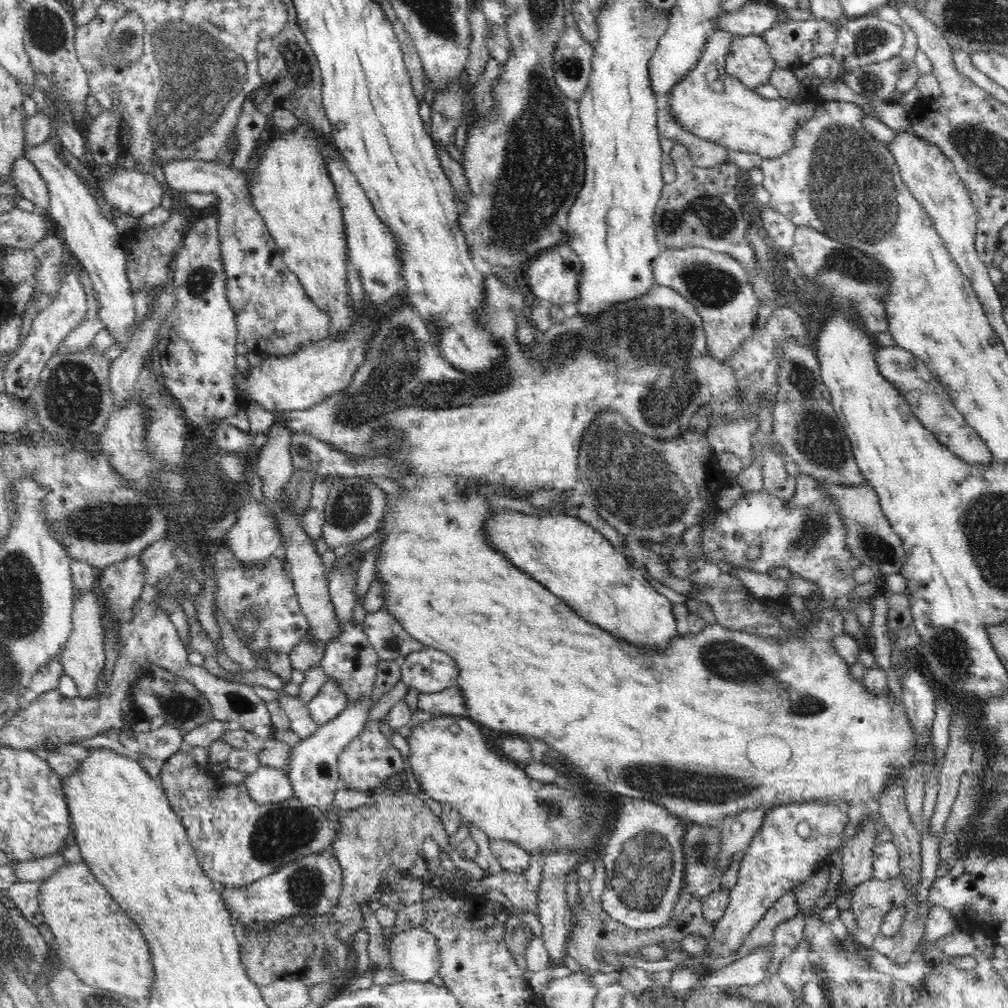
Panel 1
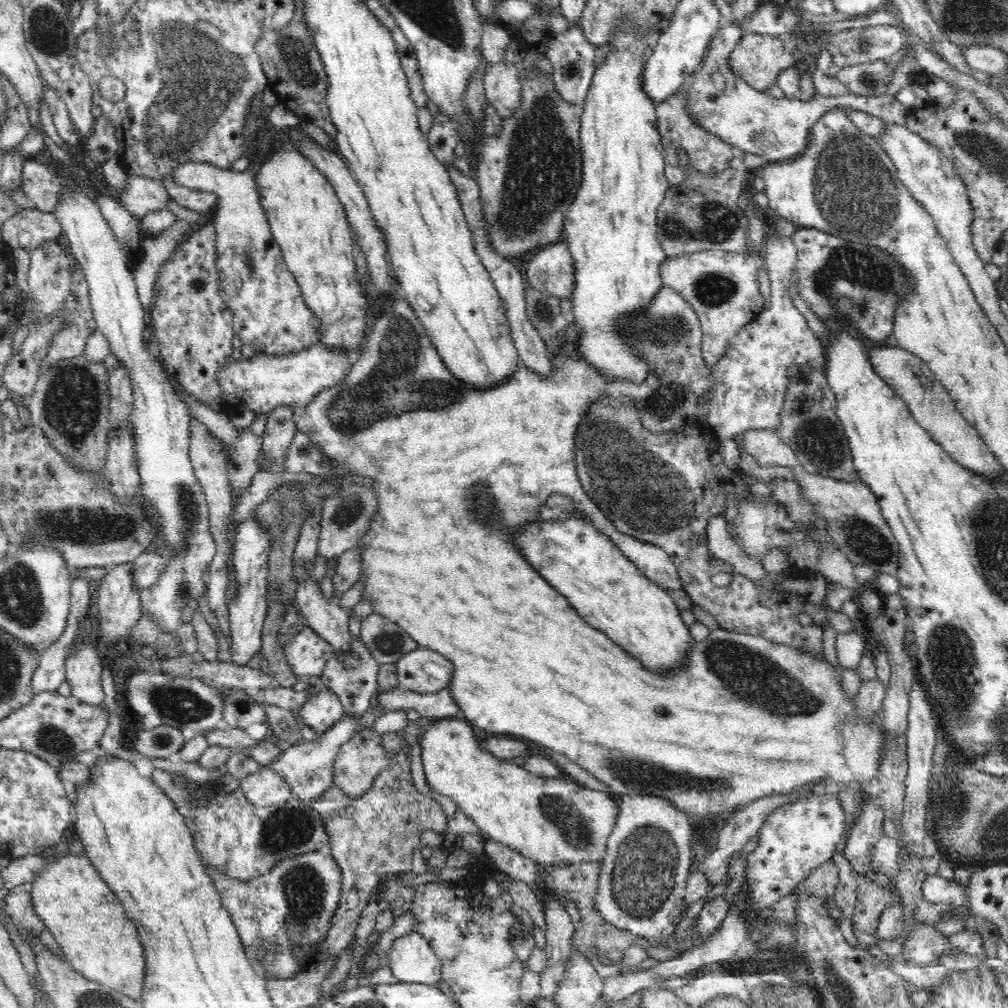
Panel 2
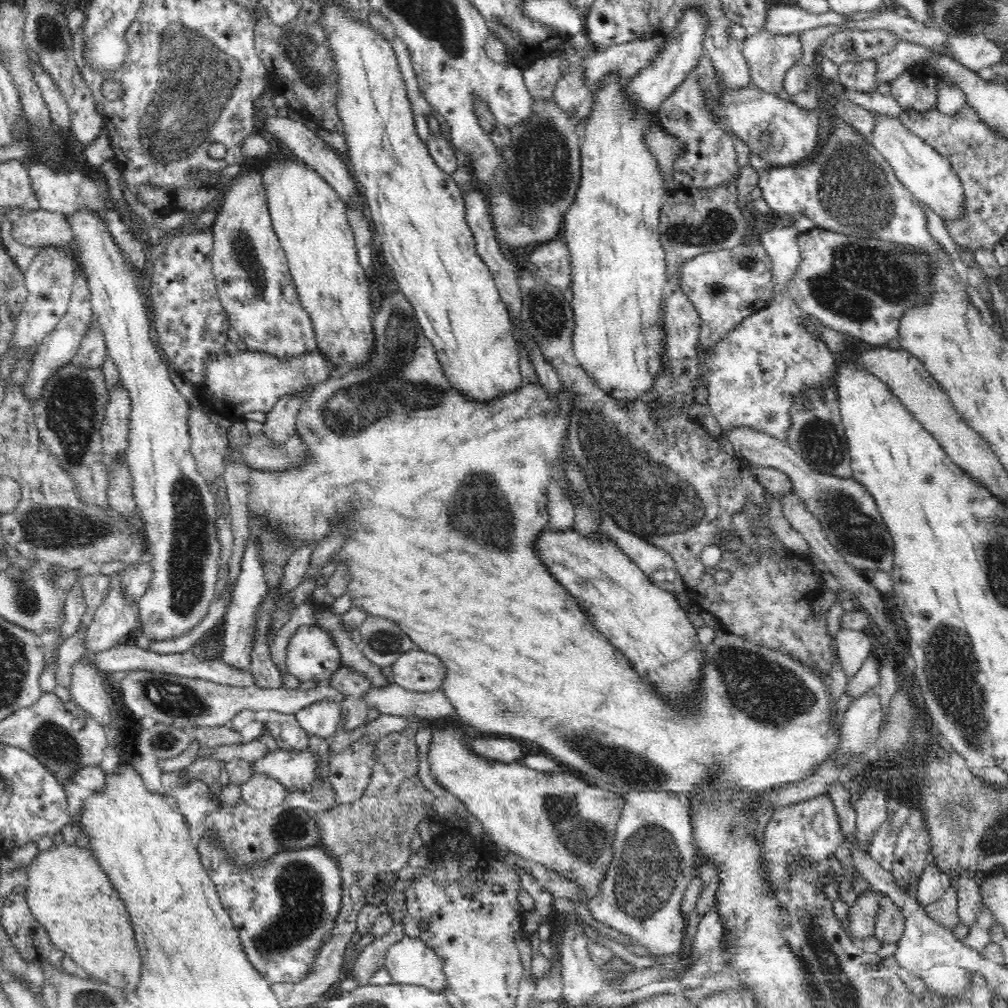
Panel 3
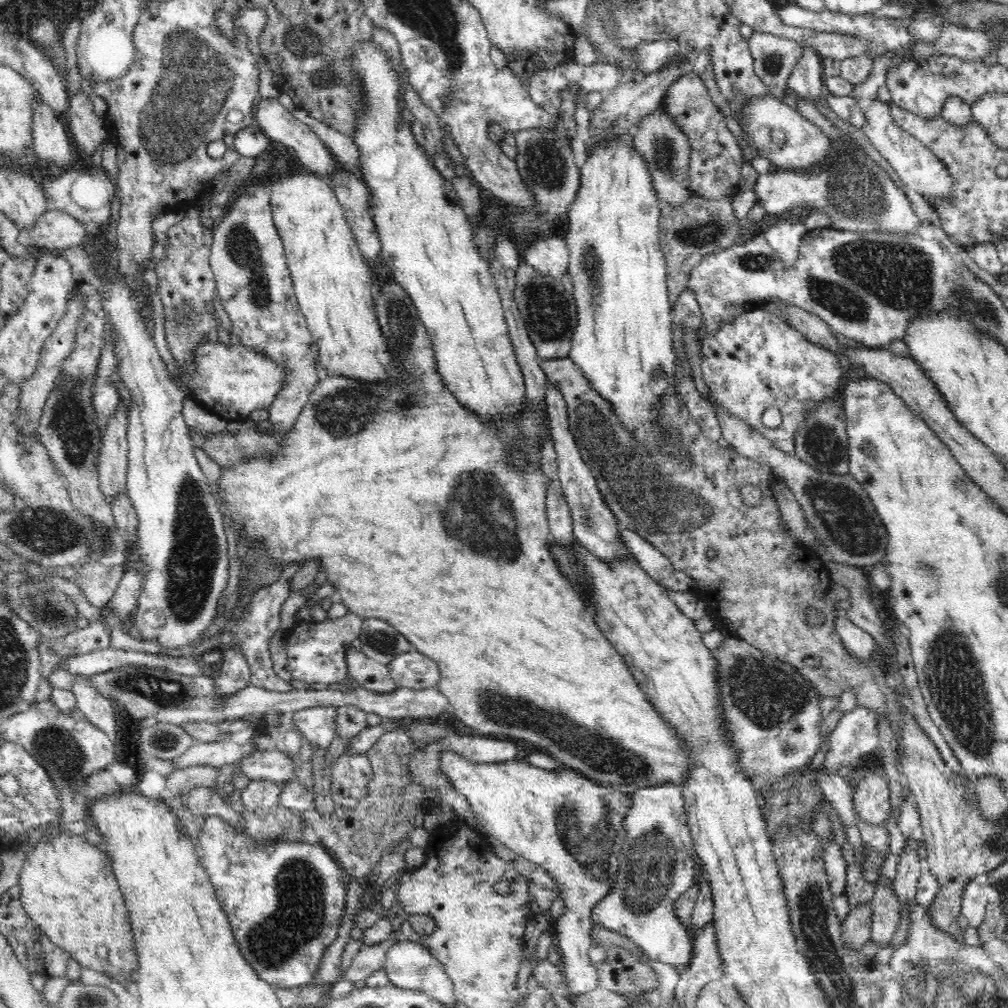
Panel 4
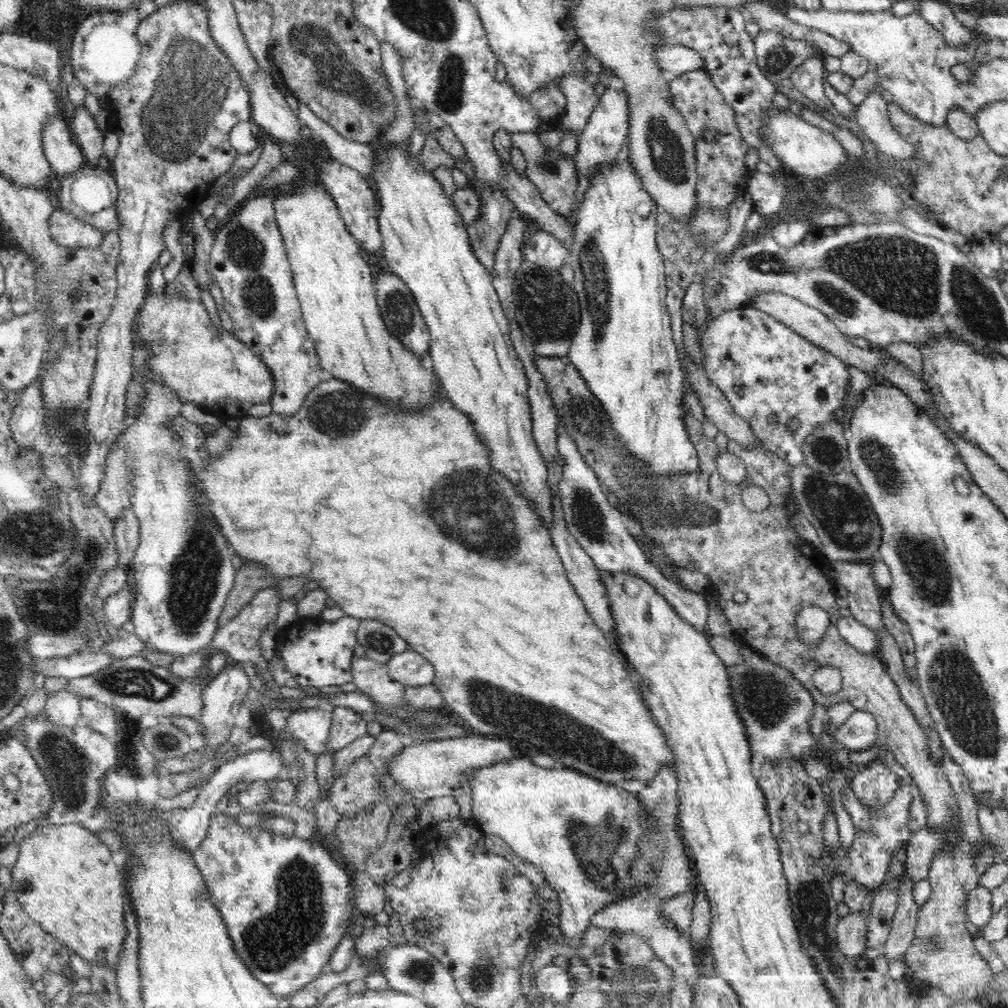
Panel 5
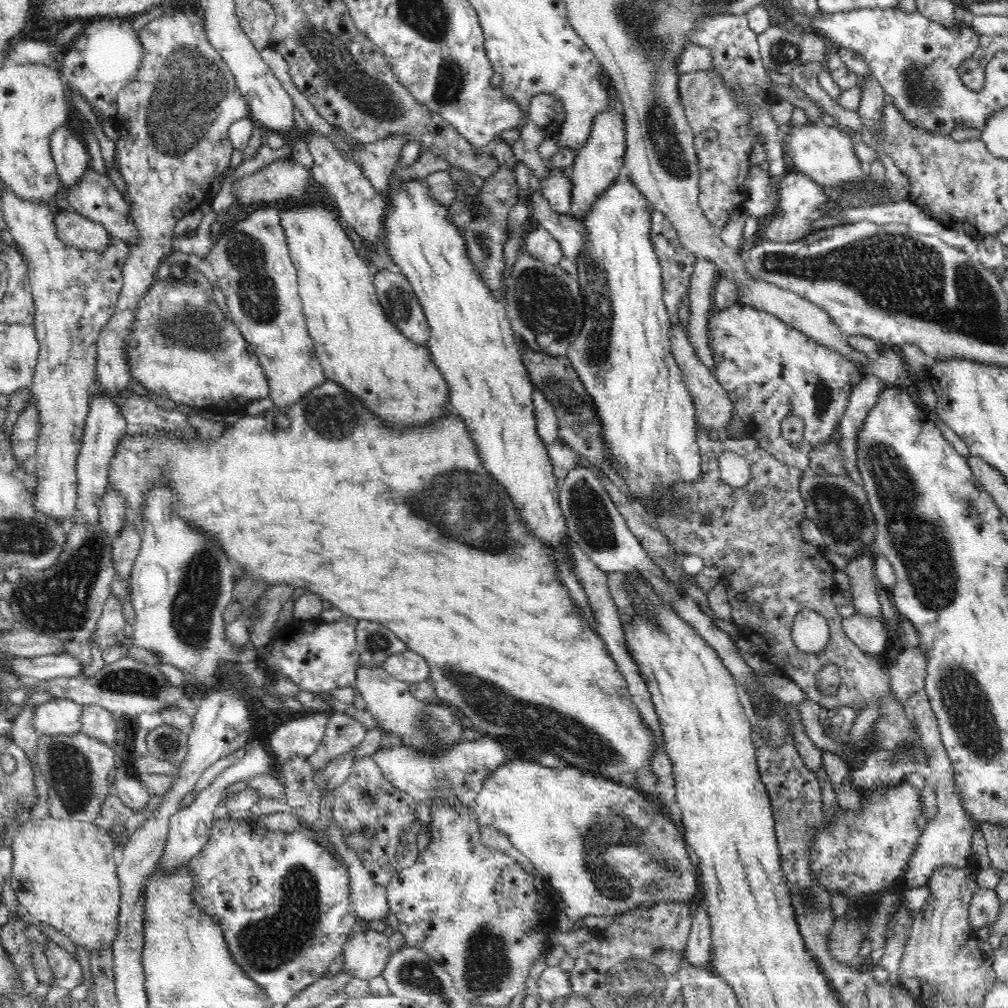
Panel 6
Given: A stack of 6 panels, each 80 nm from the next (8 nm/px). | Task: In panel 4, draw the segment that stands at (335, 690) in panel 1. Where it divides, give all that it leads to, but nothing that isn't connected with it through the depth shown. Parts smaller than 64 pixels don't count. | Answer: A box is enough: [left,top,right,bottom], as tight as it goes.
[292,706,337,750]

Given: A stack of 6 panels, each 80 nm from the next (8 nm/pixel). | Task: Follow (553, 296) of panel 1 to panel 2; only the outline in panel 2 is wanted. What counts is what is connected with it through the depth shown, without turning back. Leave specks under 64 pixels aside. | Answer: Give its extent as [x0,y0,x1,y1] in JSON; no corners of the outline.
[526,239,575,300]

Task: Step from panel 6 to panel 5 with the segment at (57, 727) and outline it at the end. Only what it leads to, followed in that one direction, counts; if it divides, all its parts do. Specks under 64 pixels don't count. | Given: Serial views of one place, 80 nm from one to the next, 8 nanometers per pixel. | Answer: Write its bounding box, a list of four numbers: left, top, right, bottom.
[42,689,81,727]

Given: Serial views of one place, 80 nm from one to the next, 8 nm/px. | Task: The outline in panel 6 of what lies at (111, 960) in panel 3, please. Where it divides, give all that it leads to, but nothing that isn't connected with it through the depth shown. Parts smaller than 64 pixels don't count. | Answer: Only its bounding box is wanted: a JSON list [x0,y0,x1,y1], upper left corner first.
[9,816,121,953]

